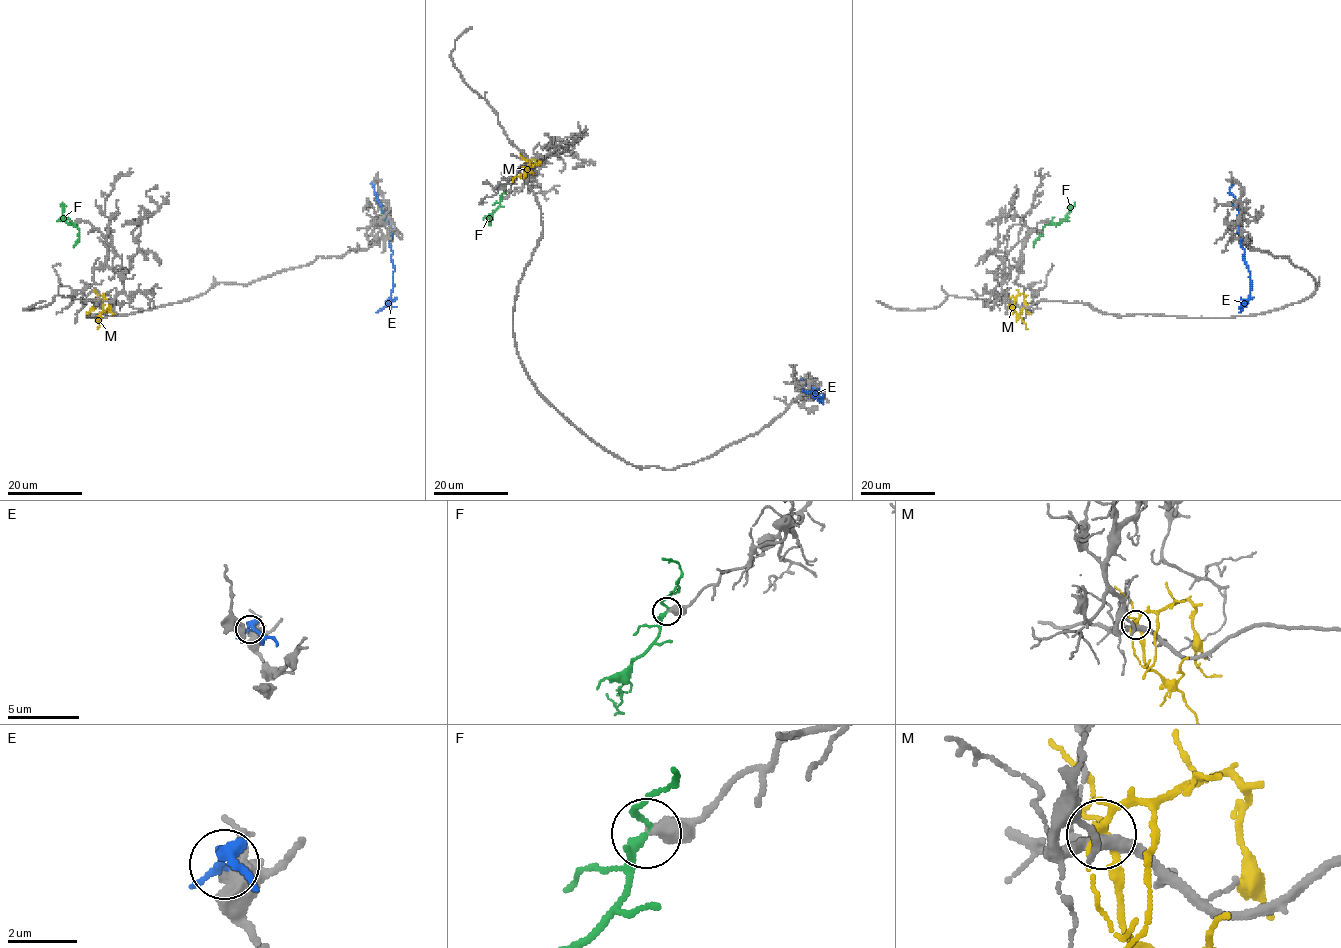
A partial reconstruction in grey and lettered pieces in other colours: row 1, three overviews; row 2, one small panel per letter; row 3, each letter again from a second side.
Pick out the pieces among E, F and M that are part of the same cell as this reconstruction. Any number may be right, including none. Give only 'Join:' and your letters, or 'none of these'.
Join: F

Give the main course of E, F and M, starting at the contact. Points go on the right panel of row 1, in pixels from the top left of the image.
E: (1231, 182), (1230, 192), (1239, 211), (1236, 220), (1251, 285), (1239, 312)
F: (1048, 222), (1059, 223), (1075, 202)
M: (1009, 300), (1023, 294), (1025, 311), (1032, 313)

